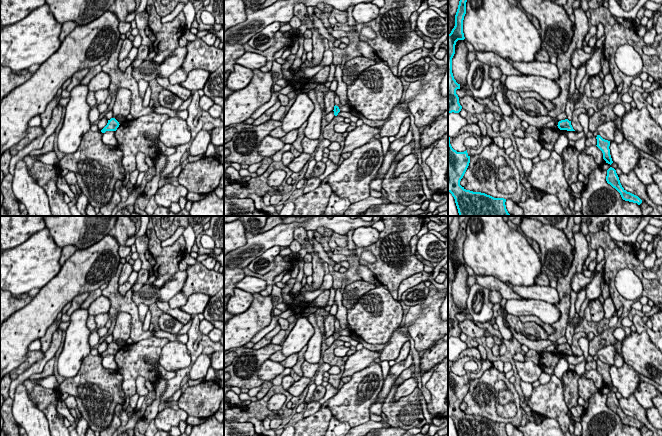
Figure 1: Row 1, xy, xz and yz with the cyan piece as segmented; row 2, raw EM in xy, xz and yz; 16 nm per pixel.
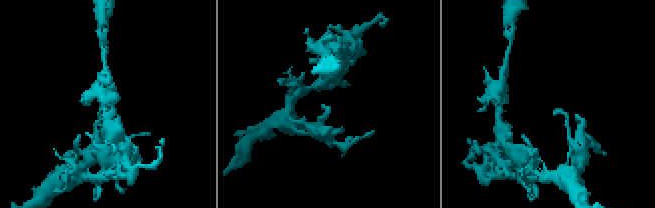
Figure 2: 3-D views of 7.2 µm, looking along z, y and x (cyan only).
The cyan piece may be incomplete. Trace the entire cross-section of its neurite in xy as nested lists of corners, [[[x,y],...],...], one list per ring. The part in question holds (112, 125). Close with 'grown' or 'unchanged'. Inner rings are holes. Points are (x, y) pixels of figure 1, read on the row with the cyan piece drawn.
[[[111,118],[108,120],[107,125],[101,130],[101,132],[105,133],[106,131],[116,131],[119,125],[119,122],[115,118]]]; unchanged

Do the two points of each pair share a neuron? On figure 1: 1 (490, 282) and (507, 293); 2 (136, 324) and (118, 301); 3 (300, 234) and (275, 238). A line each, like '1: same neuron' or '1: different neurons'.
1: same neuron
2: same neuron
3: different neurons

